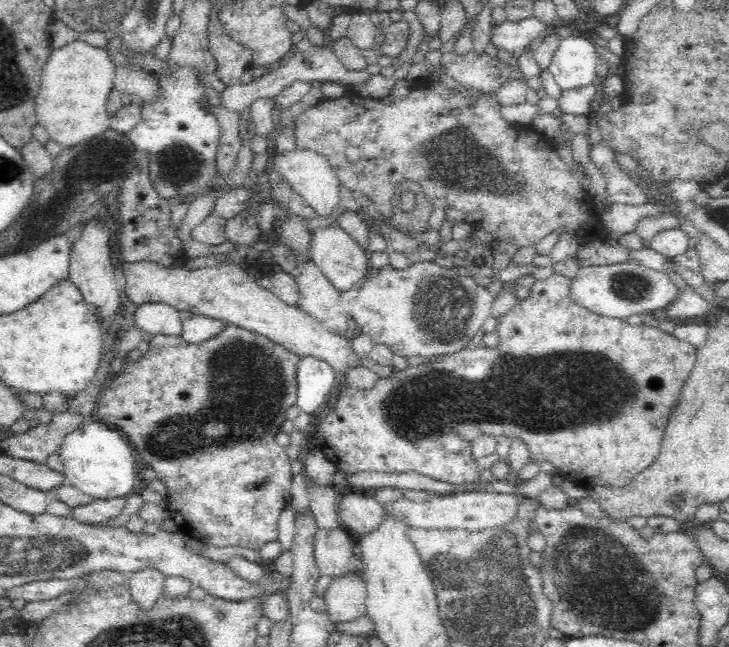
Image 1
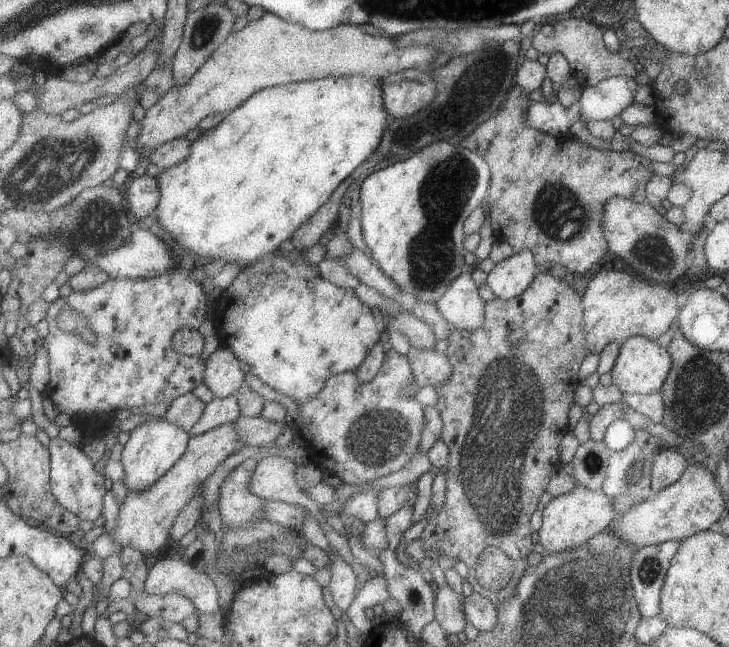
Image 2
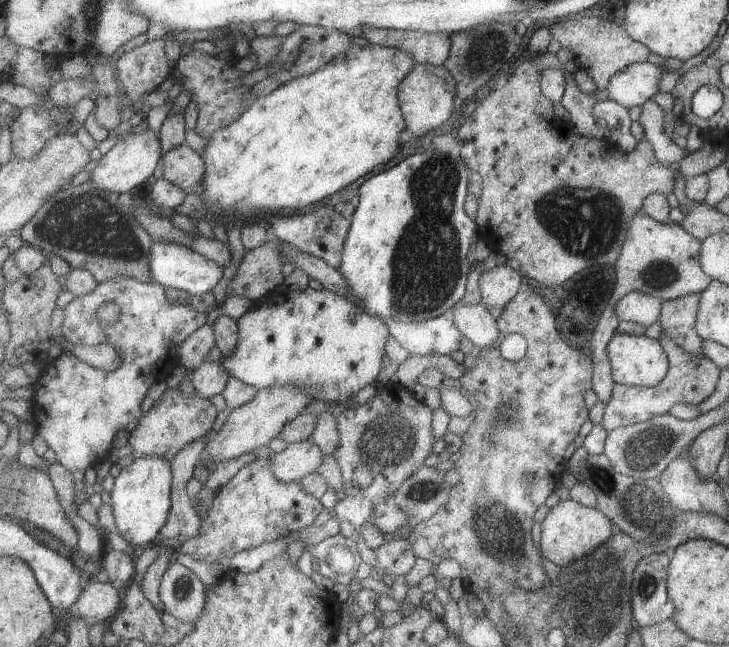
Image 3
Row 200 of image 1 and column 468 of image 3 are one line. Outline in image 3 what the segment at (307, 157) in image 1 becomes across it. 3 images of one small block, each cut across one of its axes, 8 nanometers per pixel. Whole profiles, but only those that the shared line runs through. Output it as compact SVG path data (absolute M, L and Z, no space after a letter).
M481 302L467 306L455 304L451 320L462 336L480 350L491 347L500 335L496 319Z

